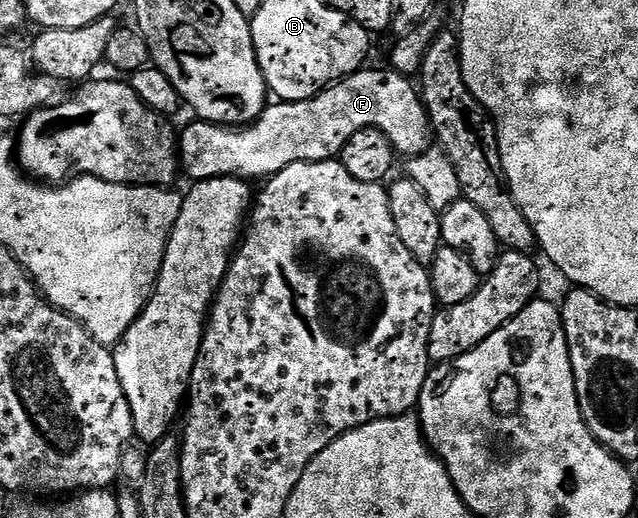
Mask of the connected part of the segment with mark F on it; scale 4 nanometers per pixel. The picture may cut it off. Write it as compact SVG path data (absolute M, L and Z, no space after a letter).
M364 67L358 73L344 77L333 85L320 91L315 97L304 101L279 101L268 104L256 121L242 127L214 125L212 121L192 120L192 125L177 137L177 148L181 169L191 176L192 182L208 181L214 177L263 177L270 179L293 163L306 161L330 161L342 154L345 143L362 129L376 129L389 139L396 154L404 158L419 157L426 149L432 148L433 130L431 117L423 105L420 90L413 84L410 76L397 73L390 67L370 69Z

